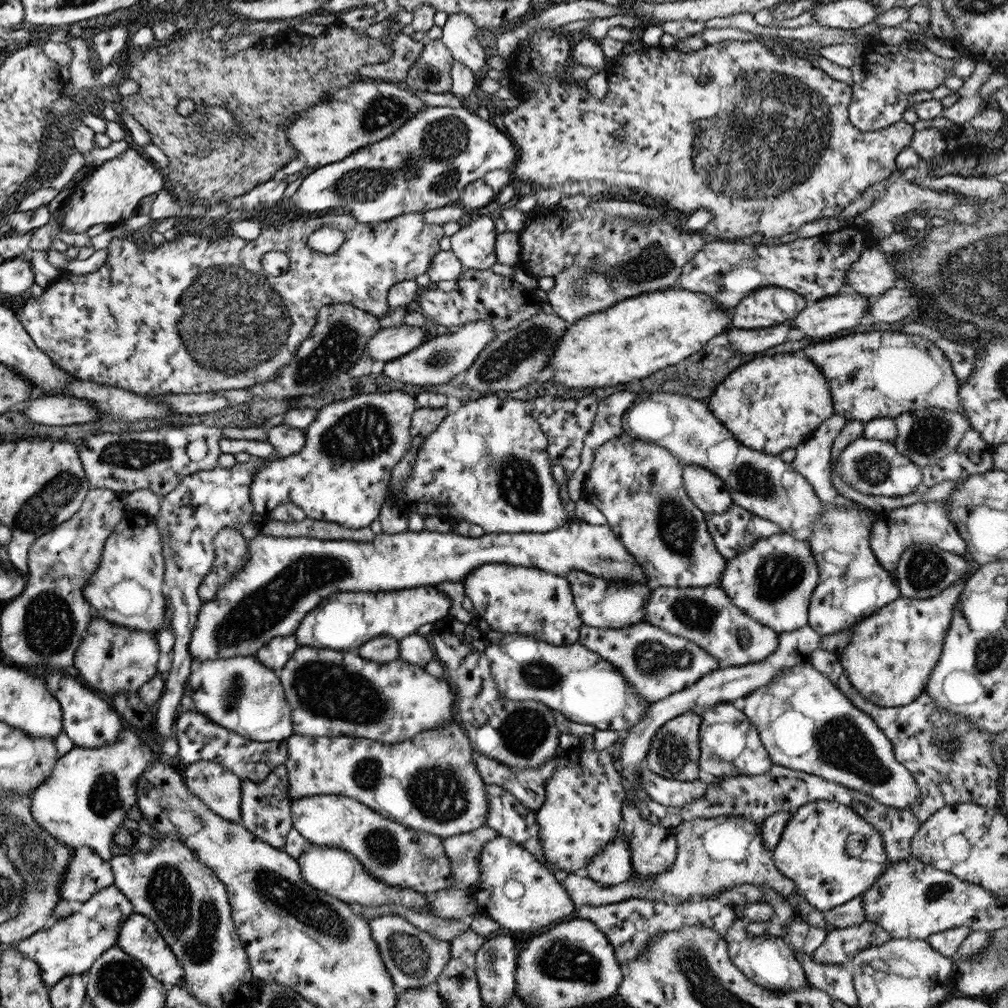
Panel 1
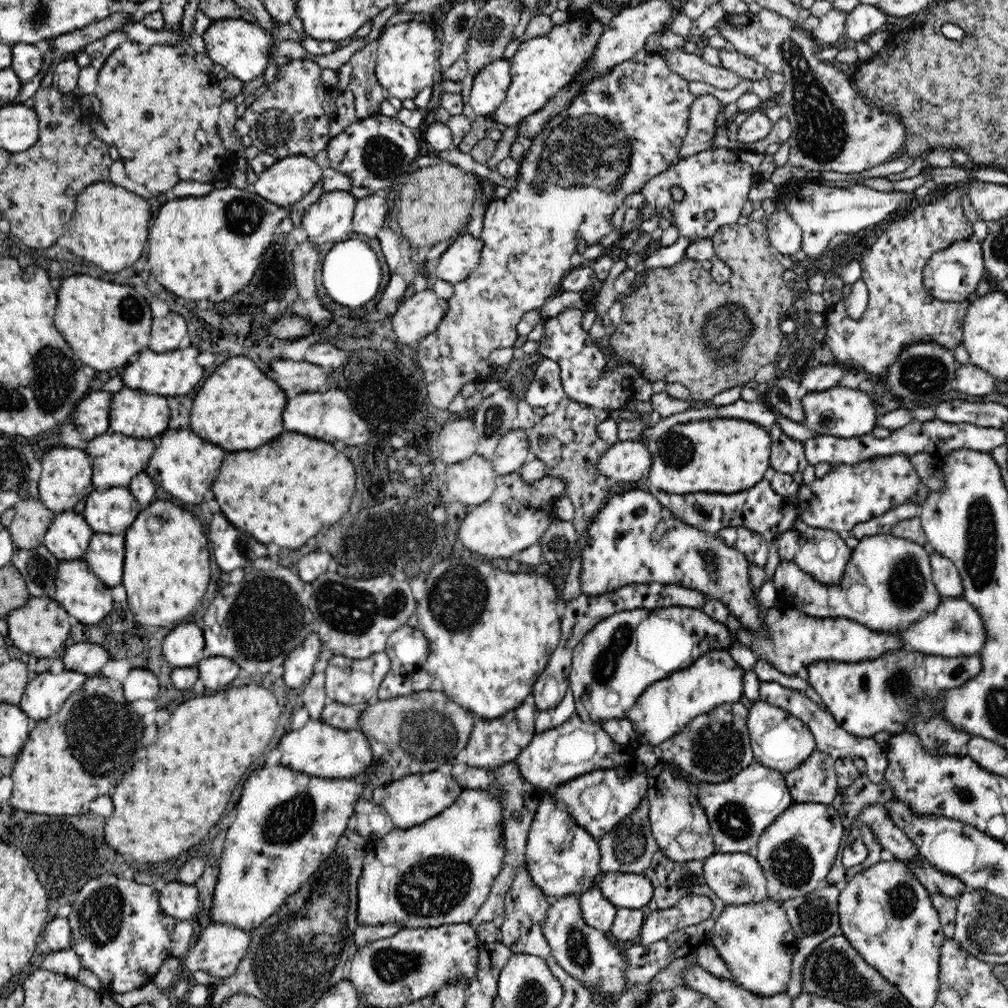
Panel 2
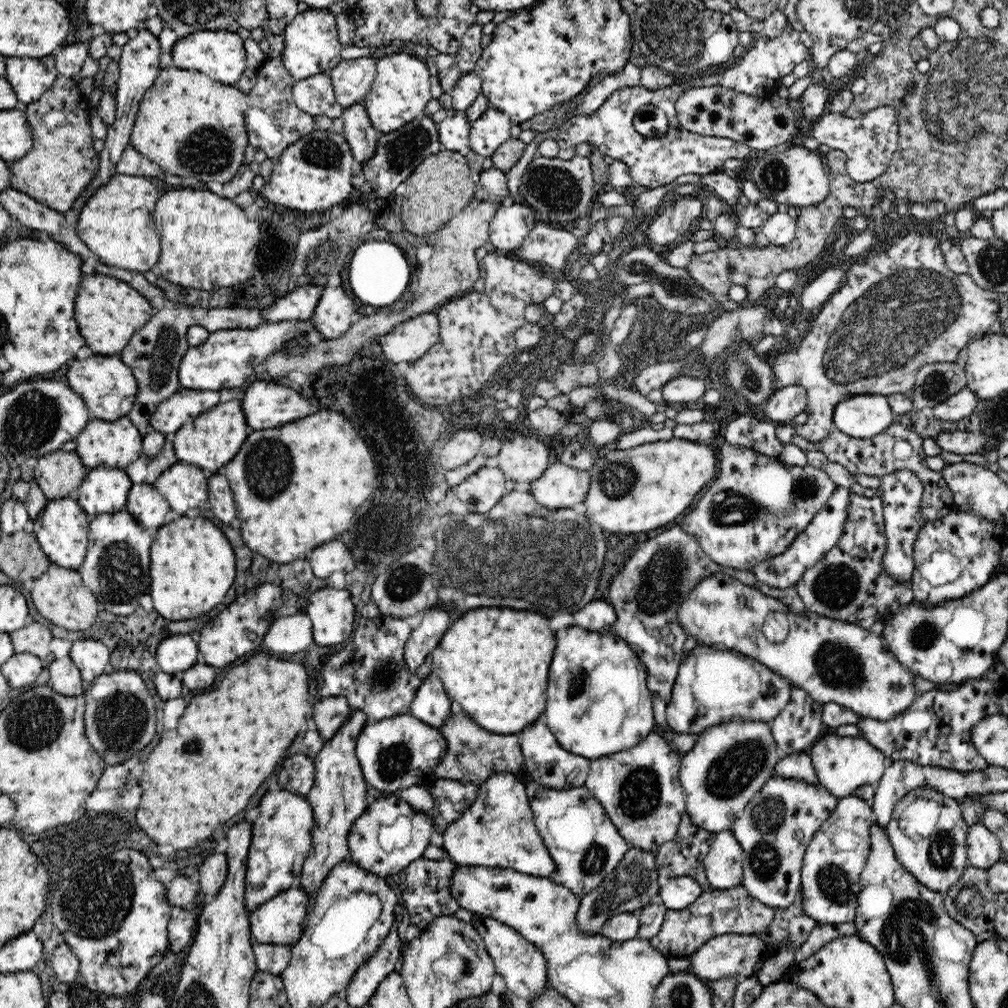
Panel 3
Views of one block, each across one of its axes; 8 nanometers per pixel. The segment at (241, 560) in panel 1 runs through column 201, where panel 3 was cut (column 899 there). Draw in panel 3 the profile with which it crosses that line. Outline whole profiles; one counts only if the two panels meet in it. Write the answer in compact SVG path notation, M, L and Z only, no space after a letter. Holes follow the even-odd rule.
M873 493L862 496L851 494L848 517L843 522L844 532L832 550L797 580L795 587L805 606L805 611L823 617L848 621L869 629L897 603L904 592L912 590L911 581L898 582L884 565L886 527L882 500Z

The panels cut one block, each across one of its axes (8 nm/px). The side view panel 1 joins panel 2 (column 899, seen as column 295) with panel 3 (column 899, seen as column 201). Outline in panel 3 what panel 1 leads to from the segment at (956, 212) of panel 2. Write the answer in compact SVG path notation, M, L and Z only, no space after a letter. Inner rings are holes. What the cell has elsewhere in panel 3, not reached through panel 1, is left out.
M908 234L900 240L920 240L920 242L894 242L894 244L886 244L880 248L880 252L872 252L866 254L862 260L858 260L858 264L854 264L848 274L846 280L840 285L840 288L830 295L830 298L819 308L818 314L814 316L810 328L805 332L806 336L797 348L783 350L778 356L771 360L773 368L773 379L775 380L775 388L779 389L788 385L800 385L806 389L807 405L805 411L808 412L808 422L803 426L794 425L796 433L806 441L820 441L827 439L833 427L833 412L834 407L841 400L846 400L849 396L859 395L864 393L879 394L888 396L892 393L908 392L908 389L915 385L916 375L918 370L928 364L937 362L952 362L956 360L956 356L962 352L963 348L968 346L972 338L976 336L982 337L988 333L990 326L999 320L998 305L999 293L987 291L978 286L975 280L969 274L958 275L954 273L946 263L944 263L944 254L940 249L940 240L934 236L920 236L920 234Z

